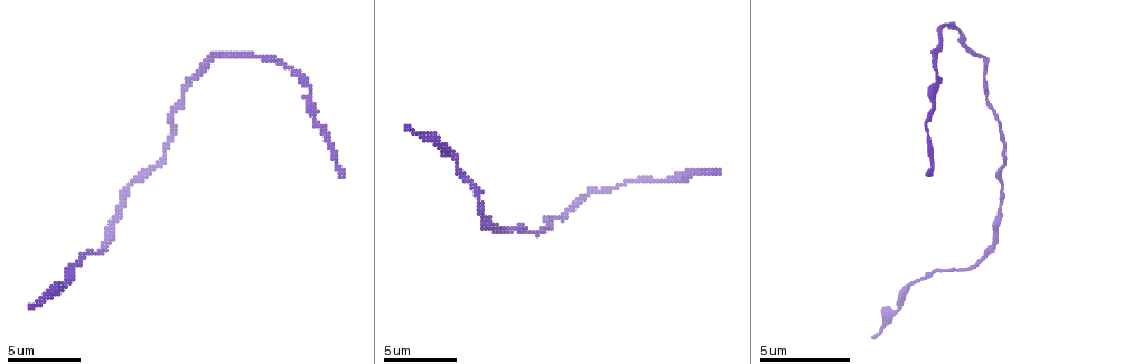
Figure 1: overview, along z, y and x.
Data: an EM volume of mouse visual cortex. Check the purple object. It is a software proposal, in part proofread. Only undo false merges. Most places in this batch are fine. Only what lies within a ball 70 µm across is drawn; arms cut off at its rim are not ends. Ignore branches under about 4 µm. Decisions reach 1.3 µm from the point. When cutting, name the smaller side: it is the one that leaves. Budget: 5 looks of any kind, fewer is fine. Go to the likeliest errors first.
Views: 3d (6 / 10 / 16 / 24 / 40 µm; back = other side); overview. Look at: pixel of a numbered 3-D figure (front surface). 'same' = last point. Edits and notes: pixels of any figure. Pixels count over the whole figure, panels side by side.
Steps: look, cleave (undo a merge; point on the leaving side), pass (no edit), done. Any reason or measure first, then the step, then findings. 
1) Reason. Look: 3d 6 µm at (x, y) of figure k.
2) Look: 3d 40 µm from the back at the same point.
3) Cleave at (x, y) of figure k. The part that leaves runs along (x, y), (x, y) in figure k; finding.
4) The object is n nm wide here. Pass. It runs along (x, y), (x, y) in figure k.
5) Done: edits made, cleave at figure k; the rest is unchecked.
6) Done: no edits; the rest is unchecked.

Calibre changes. Look: 3d 16 µm at (216, 57) of figure 1.

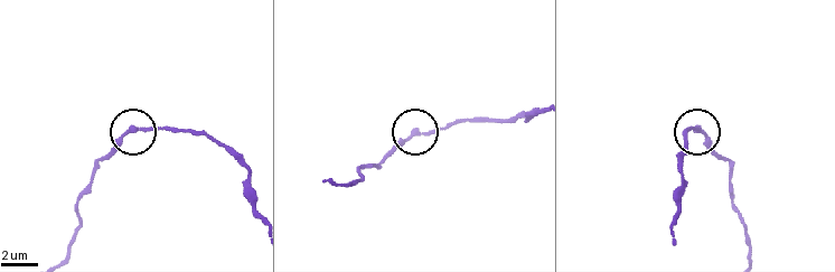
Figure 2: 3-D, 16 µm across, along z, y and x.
The object is 230 nm wide here. Pass. It runs along (360, 170), (383, 161), (414, 131), (432, 134), (471, 120) in figure 2; all the same neuron.

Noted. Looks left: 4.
A narrow waist. Look: 3d 6 µm at (936, 73) of figure 1.

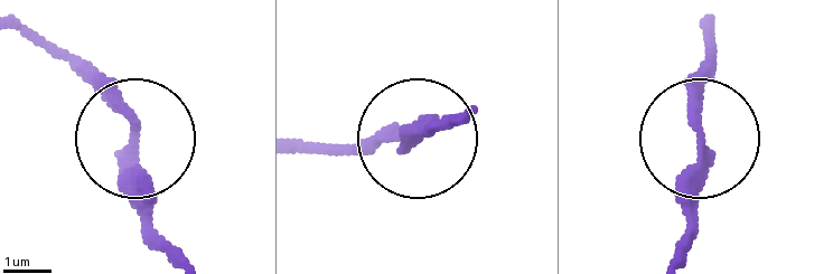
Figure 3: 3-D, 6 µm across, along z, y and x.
Pass. It runs along (297, 149), (437, 129) in figure 3; one neuron here.

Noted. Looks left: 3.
Sudden change in width. Look: 3d 10 µm at (486, 220) of figure 1.

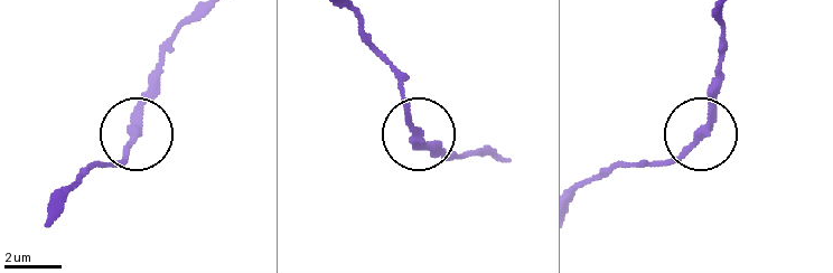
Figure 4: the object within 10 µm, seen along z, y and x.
Look: 3d 10 µm from the back at (137, 133) of figure 4.

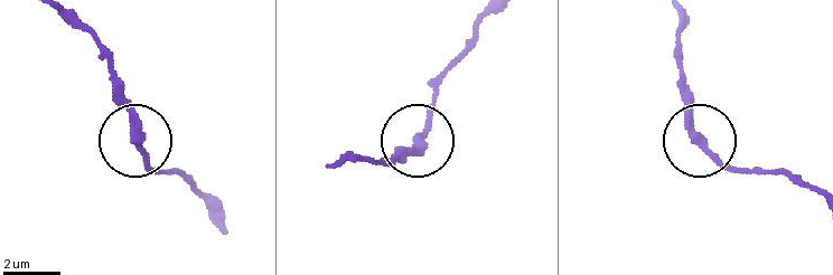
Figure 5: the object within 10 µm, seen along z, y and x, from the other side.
Pass. It runs along (77, 22), (97, 44), (117, 102), (155, 171) in figure 5; all the same neuron.

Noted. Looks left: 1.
Done: no edits; the rest is unchecked.

